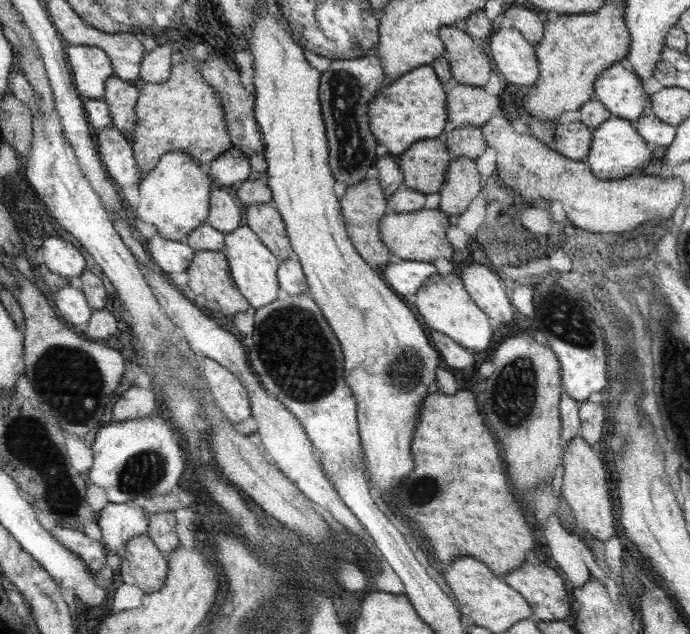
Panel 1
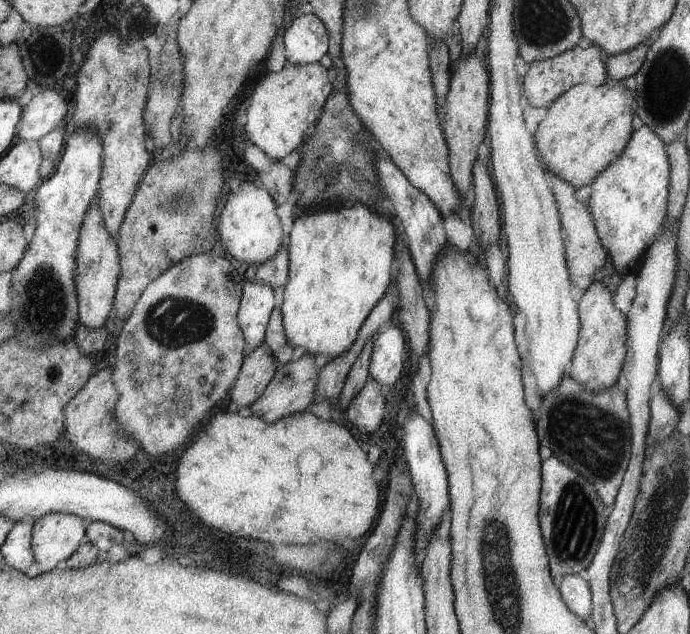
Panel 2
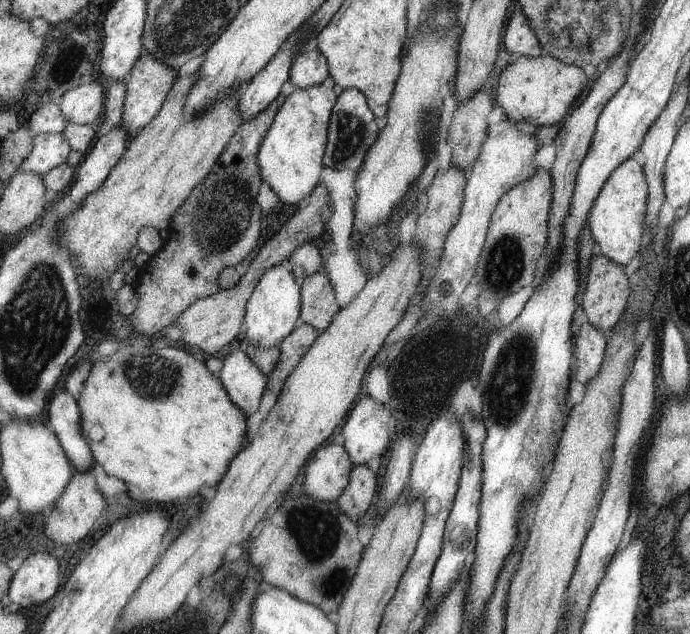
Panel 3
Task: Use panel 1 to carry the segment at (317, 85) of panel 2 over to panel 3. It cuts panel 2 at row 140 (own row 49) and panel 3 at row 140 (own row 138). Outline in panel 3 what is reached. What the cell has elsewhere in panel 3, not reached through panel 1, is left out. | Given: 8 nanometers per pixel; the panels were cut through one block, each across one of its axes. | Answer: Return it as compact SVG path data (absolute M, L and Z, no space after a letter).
M322 85L296 88L278 110L273 127L268 131L257 153L260 174L284 204L302 205L322 182L322 156L325 156L326 130L332 108L336 105L334 89L322 90Z

